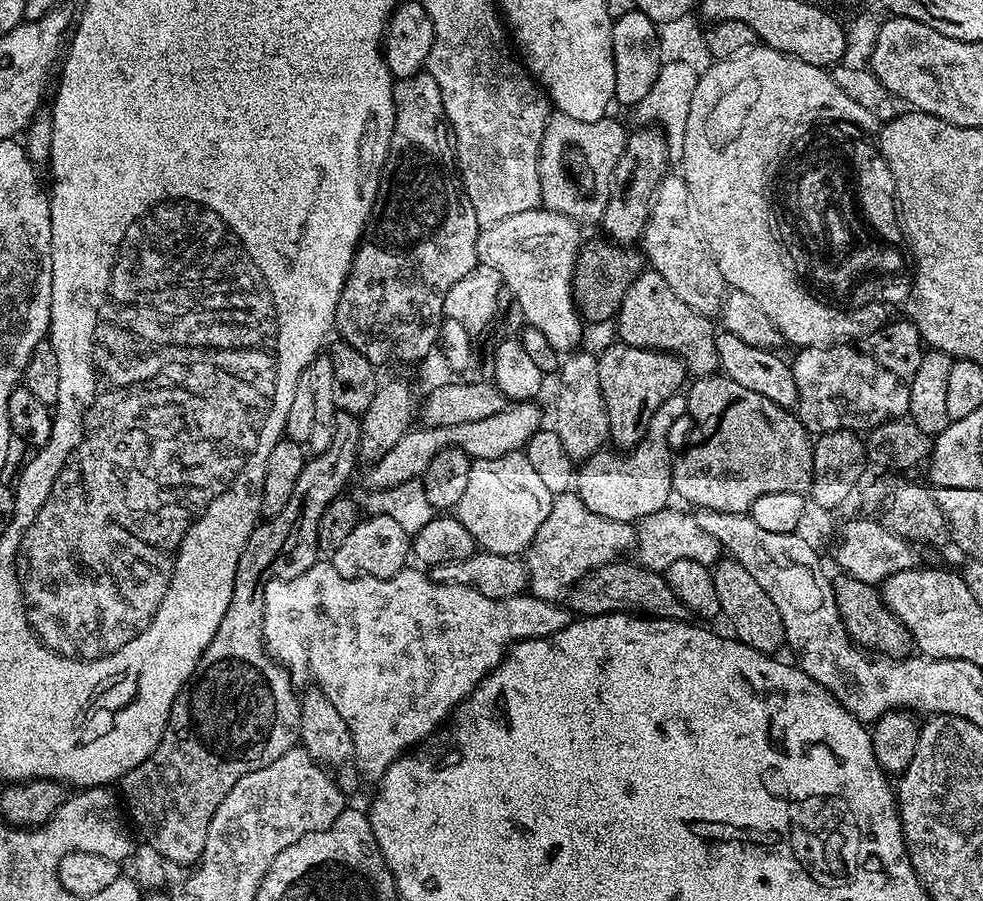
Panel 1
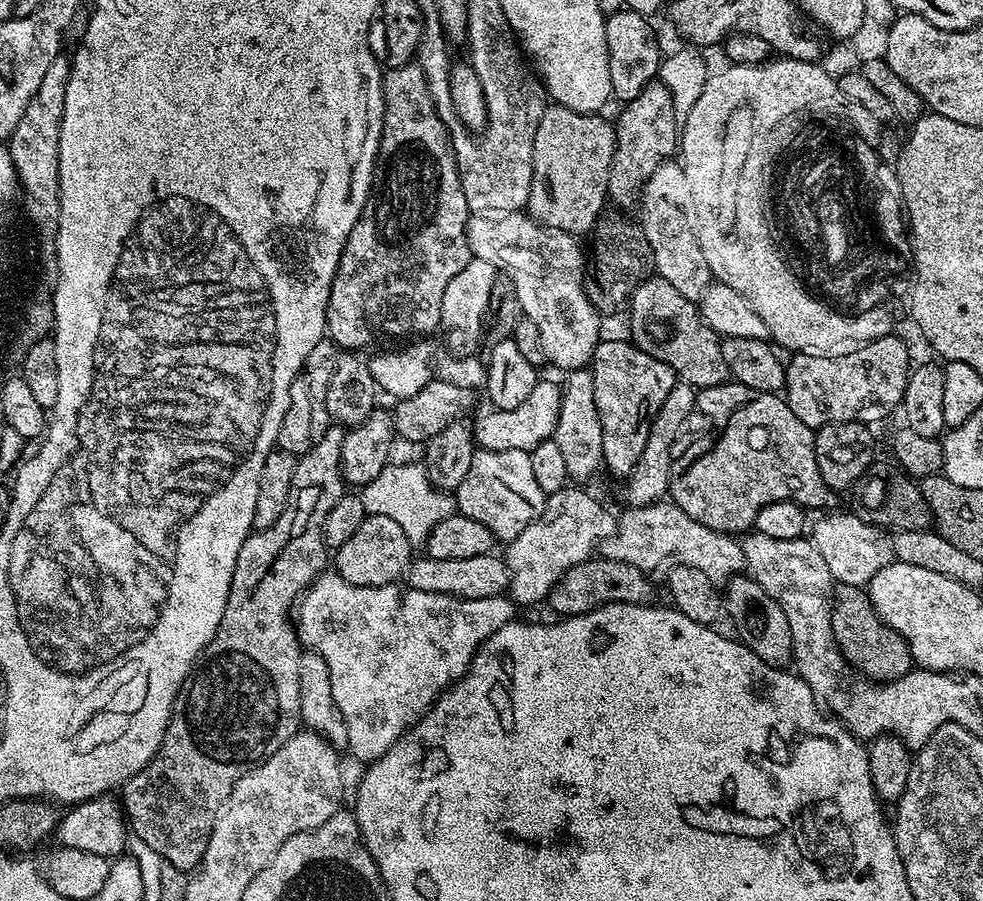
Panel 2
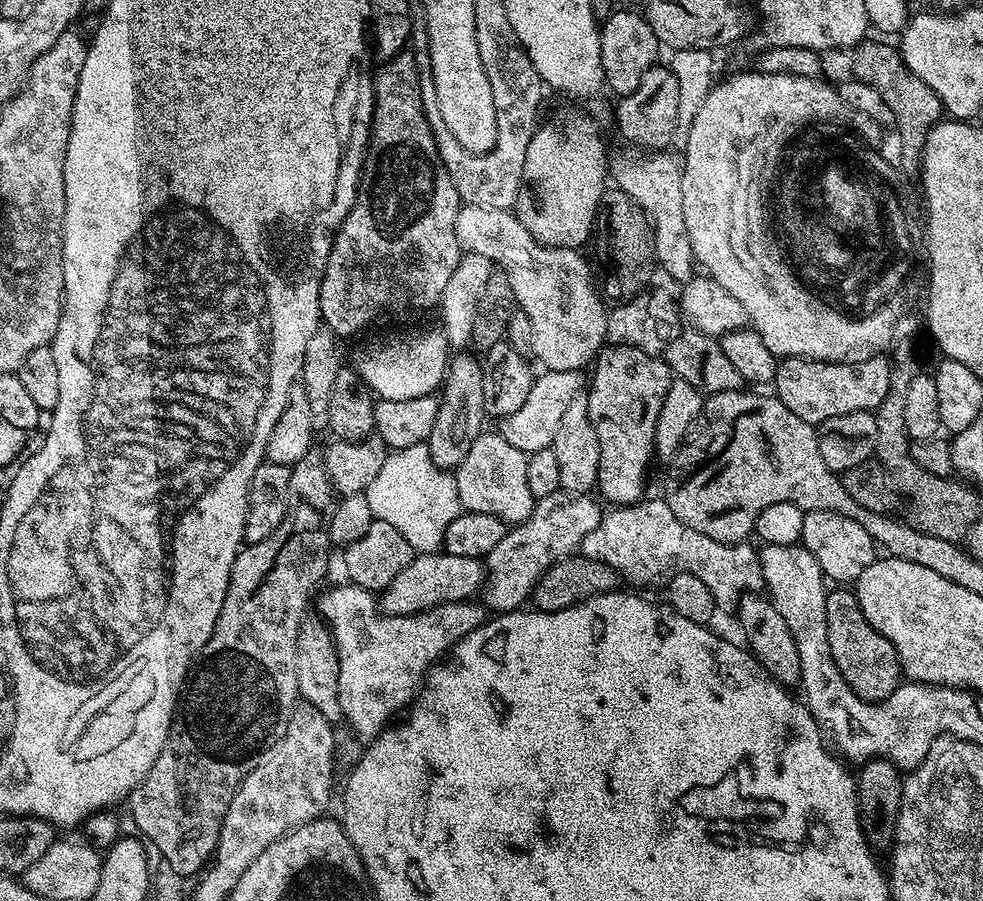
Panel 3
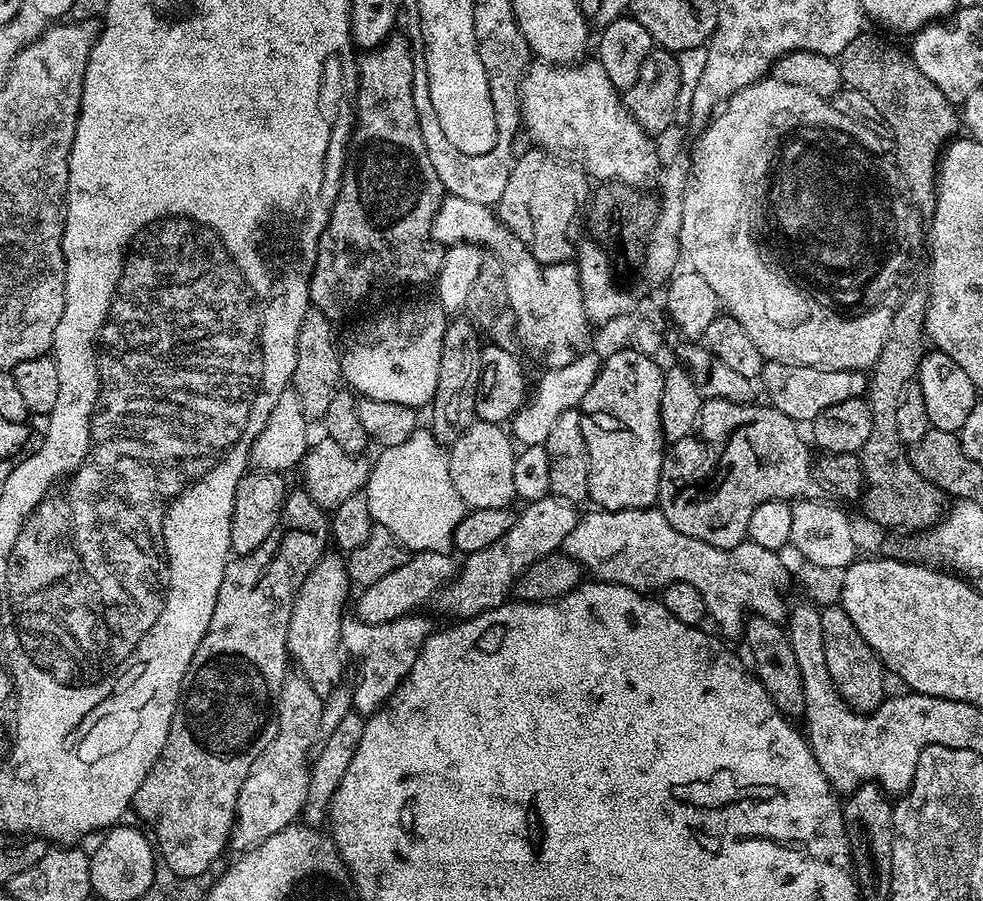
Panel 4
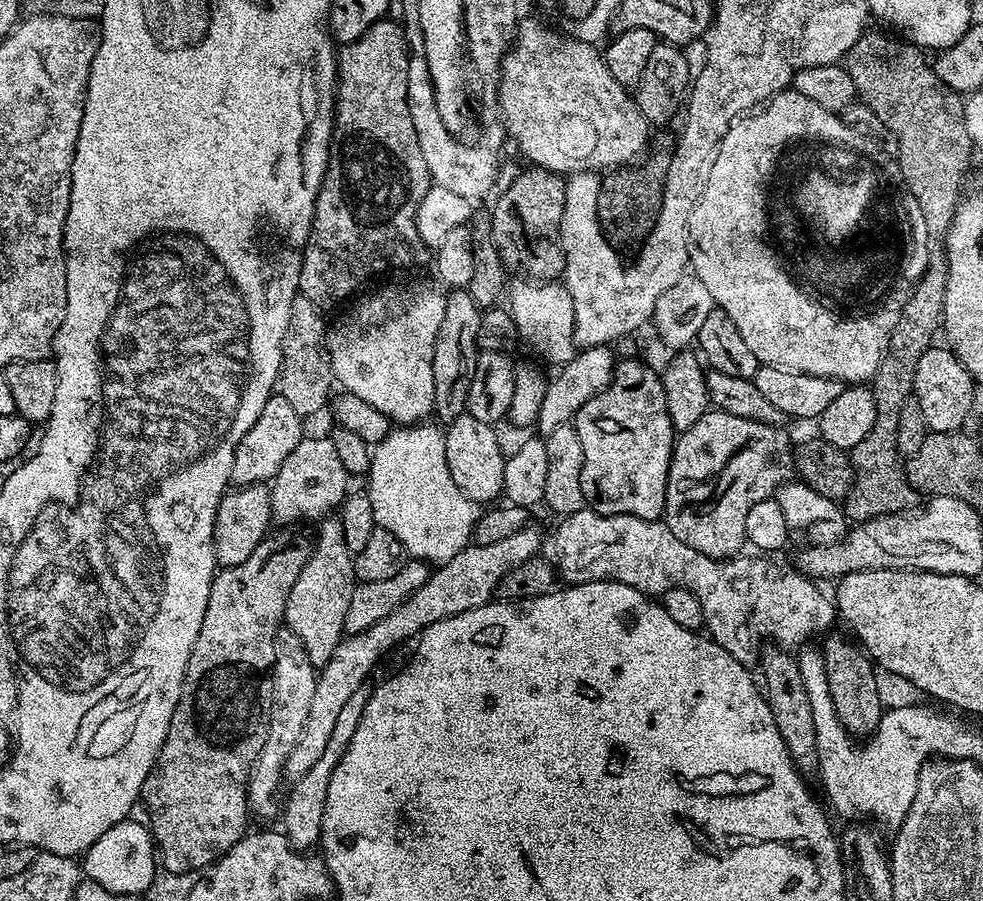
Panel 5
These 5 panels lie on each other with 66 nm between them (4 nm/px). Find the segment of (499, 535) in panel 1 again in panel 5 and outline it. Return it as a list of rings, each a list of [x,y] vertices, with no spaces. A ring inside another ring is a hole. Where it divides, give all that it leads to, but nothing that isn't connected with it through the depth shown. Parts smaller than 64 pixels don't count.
[[[467,414],[447,425],[445,436],[446,463],[458,489],[476,504],[484,506],[501,499],[504,491],[506,452],[500,449],[497,429]],[[498,499],[499,500],[496,500]],[[487,500],[492,500],[488,501]]]

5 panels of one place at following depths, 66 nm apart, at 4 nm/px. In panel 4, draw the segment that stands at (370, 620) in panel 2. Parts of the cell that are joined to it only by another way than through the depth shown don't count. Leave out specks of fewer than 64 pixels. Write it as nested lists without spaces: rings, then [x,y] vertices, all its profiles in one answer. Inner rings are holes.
[[[409,614],[389,624],[367,624],[355,618],[345,619],[341,645],[349,657],[356,659],[356,685],[351,685],[352,708],[361,714],[377,712],[387,704],[394,690],[410,674],[422,646],[434,631],[424,614]]]

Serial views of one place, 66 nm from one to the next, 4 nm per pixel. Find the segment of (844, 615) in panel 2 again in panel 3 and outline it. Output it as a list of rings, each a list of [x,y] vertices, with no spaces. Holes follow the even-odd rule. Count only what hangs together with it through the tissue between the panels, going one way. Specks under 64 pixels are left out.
[[[836,586],[826,595],[826,638],[830,642],[830,654],[850,690],[863,700],[884,700],[902,683],[900,659],[896,647],[886,639],[862,614],[855,591]]]

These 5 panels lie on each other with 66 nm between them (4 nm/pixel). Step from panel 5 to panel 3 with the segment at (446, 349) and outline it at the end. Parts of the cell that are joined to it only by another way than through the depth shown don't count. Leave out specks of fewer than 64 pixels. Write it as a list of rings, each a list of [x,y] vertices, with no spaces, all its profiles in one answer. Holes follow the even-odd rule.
[[[460,350],[449,359],[448,371],[444,373],[442,391],[438,396],[438,418],[434,418],[434,430],[430,430],[426,441],[435,466],[445,470],[455,470],[460,465],[470,446],[474,446],[474,438],[478,438],[486,428],[482,402],[484,373],[481,361],[471,355],[476,357],[471,351]]]

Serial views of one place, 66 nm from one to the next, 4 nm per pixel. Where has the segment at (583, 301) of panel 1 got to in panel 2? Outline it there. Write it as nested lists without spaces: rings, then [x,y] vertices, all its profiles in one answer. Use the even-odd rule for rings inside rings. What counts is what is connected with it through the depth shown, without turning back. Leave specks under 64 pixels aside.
[[[620,210],[605,211],[596,219],[596,226],[590,233],[592,256],[590,252],[590,274],[585,275],[584,289],[589,302],[604,318],[615,312],[623,313],[629,307],[634,290],[638,290],[640,283],[653,275],[656,267],[646,234],[639,223],[628,216],[631,215]]]

